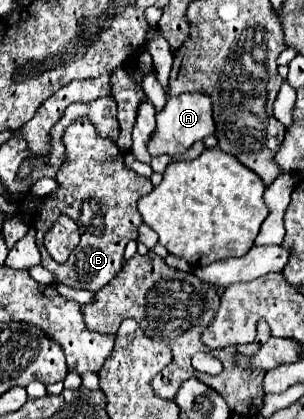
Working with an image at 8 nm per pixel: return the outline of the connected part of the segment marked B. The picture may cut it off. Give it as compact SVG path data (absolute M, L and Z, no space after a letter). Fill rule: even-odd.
M86 116L76 118L76 122L64 130L62 142L66 146L66 162L54 176L58 190L38 202L38 210L32 220L32 228L36 230L36 244L42 254L40 264L54 272L58 282L70 288L98 292L120 272L126 244L138 238L142 216L136 208L136 202L140 196L152 192L152 182L128 170L124 166L124 156L120 150L116 150L116 144L110 138L102 138ZM60 214L68 214L78 224L82 234L80 244L72 250L68 262L64 264L56 264L50 256L46 256L42 244L48 226L52 226Z

